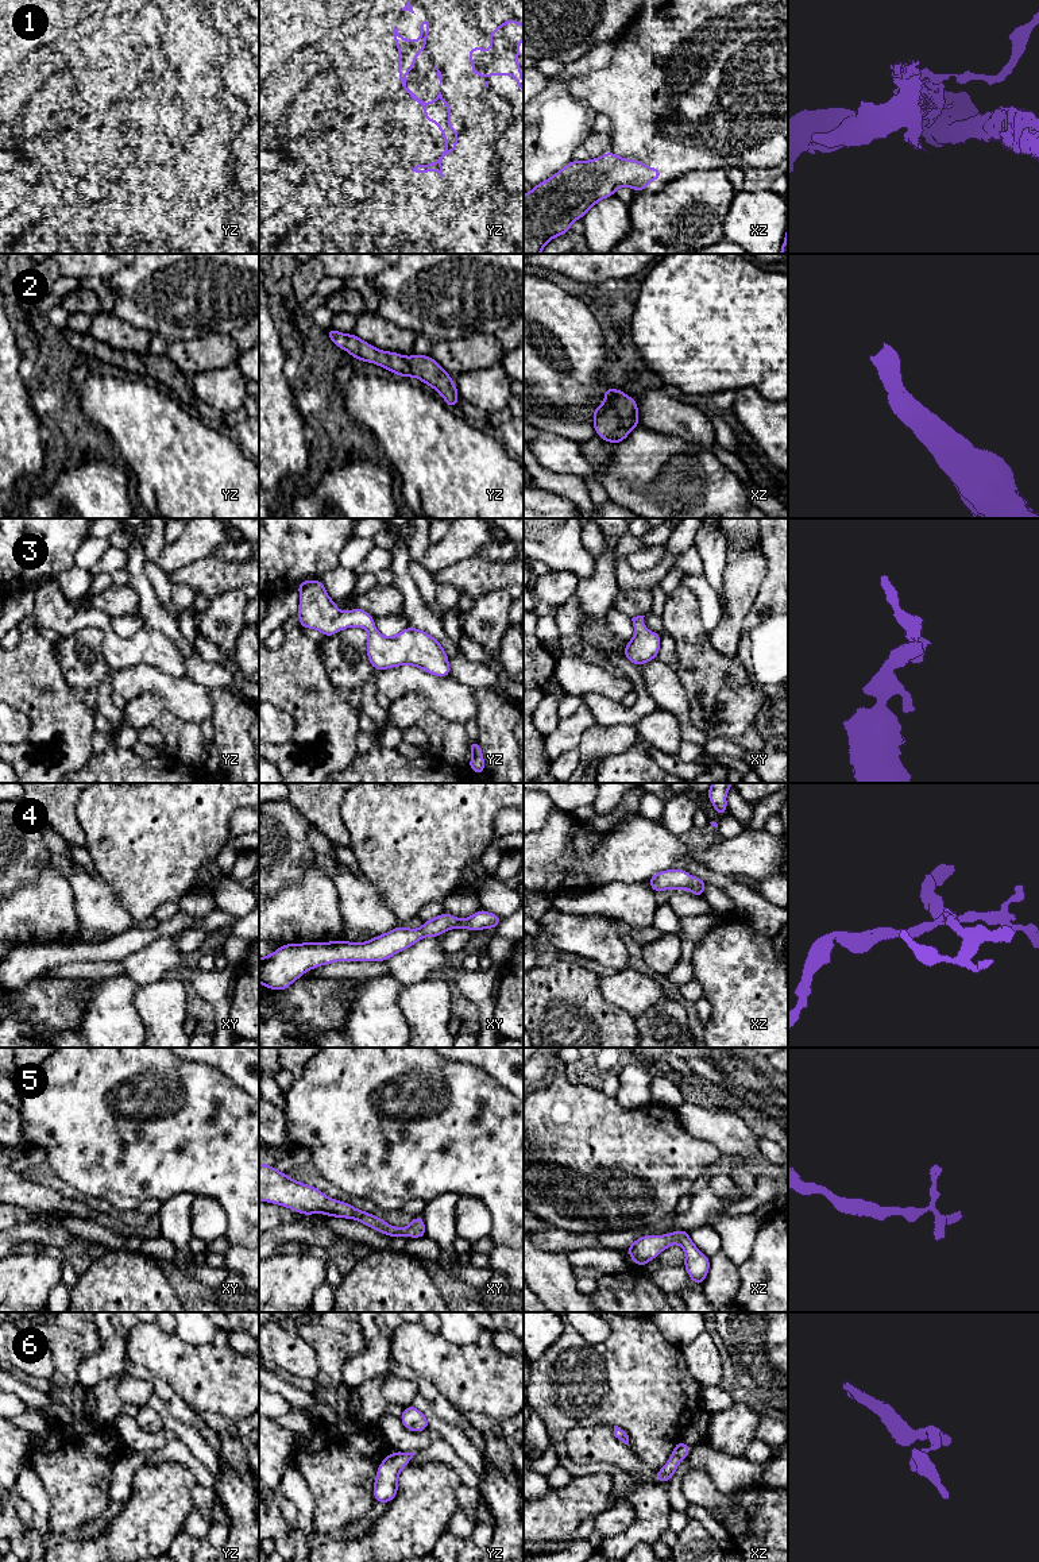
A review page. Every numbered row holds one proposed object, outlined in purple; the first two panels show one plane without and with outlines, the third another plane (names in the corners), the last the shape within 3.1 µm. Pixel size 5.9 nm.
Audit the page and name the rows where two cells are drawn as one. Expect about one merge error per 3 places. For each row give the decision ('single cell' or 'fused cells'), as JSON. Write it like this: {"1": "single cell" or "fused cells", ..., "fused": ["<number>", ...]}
{"1": "fused cells", "2": "single cell", "3": "single cell", "4": "single cell", "5": "single cell", "6": "single cell", "fused": ["1"]}

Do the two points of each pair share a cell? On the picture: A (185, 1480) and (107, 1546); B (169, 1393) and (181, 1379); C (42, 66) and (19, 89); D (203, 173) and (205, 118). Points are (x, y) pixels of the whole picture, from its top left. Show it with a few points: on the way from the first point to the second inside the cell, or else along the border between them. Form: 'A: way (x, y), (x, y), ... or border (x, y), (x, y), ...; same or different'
A: way (166, 1499), (126, 1539); same
B: border (154, 1376), (161, 1377), (194, 1411); different
C: way (37, 70), (23, 84); same
D: way (205, 159), (205, 131); same

